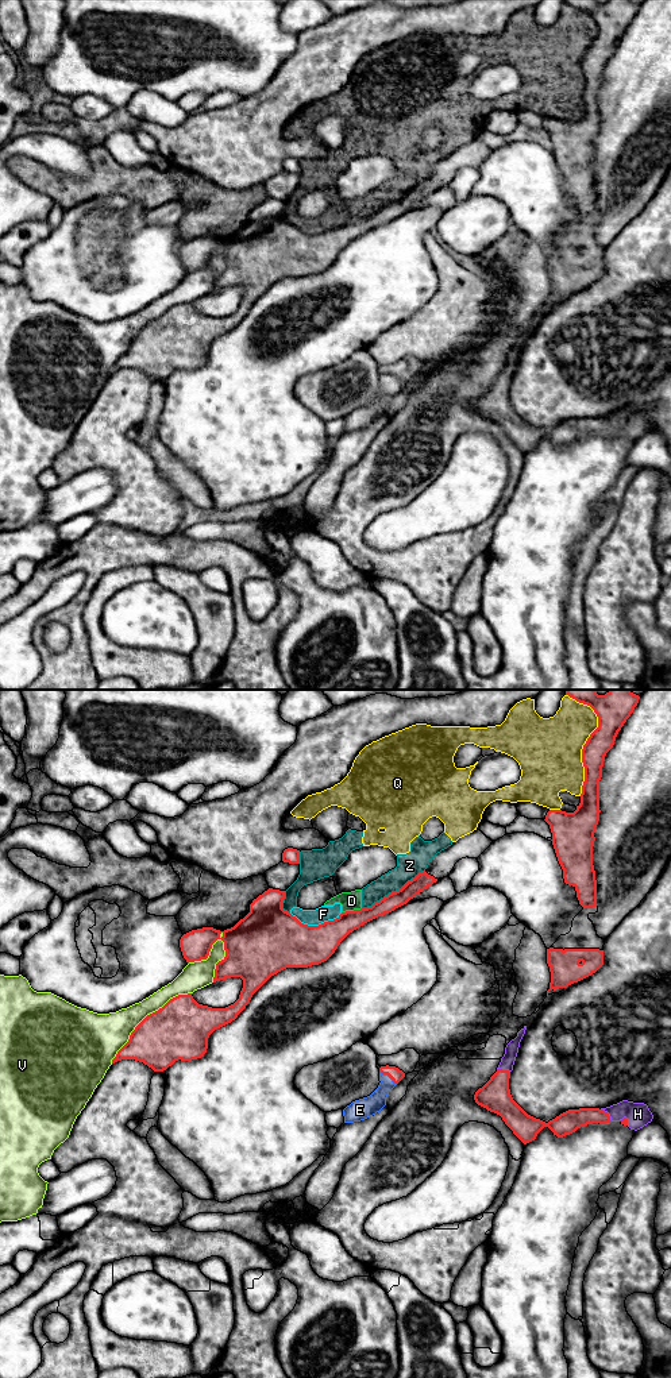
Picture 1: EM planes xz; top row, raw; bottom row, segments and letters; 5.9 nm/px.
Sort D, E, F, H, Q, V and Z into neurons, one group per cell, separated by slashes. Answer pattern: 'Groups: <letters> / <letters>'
Groups: D F Q Z / E H / V

